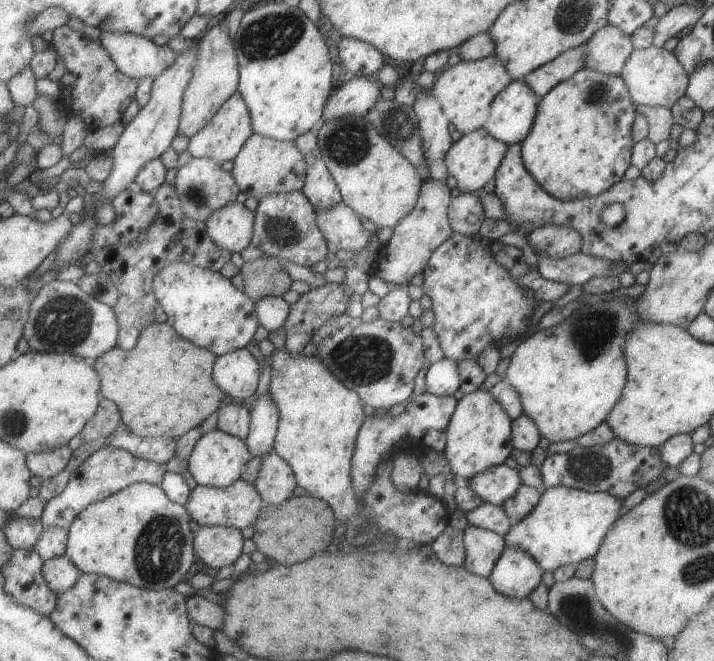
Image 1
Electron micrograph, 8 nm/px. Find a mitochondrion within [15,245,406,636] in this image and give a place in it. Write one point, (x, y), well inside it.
(161, 548)

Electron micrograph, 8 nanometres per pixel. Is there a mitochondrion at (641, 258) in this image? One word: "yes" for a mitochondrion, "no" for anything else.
no

